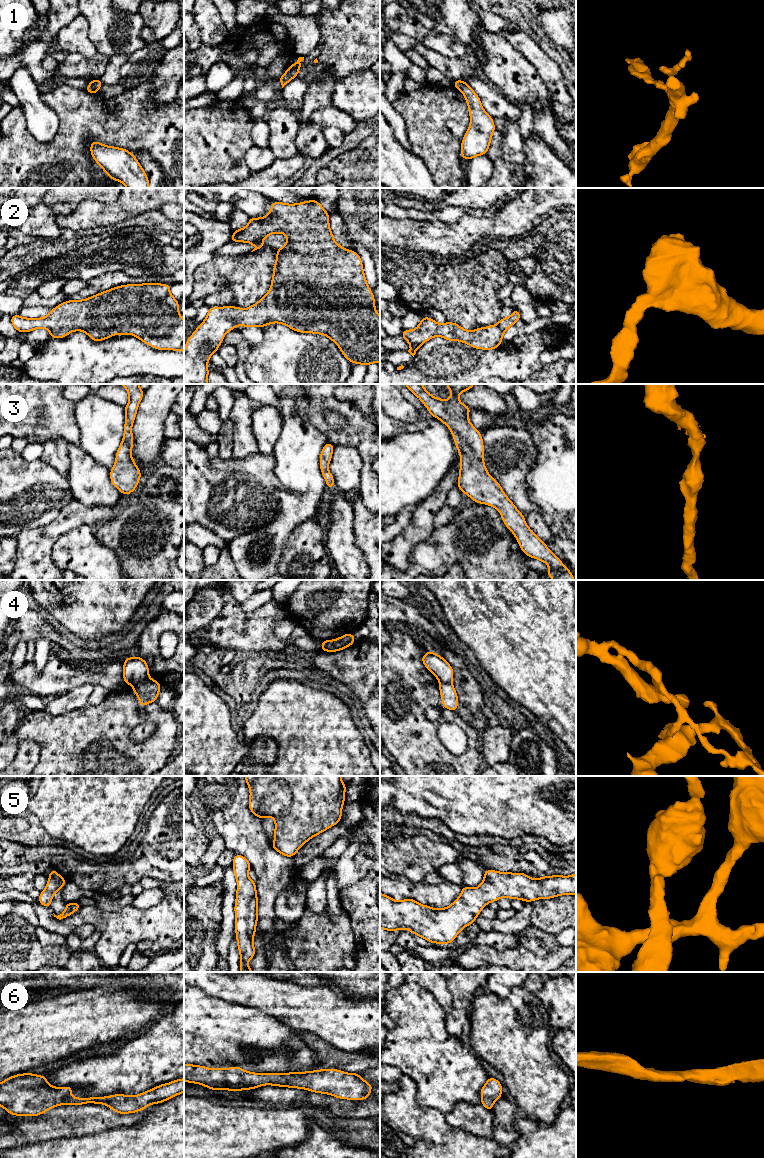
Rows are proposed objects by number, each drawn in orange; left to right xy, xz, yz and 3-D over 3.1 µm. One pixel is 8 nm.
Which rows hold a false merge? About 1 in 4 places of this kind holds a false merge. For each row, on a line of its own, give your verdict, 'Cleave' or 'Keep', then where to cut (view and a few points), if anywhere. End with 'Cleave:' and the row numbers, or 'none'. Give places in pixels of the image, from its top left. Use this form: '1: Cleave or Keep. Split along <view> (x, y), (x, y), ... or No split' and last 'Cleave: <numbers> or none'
1: Cleave. Split along xy (90, 82), (97, 90)
2: Keep. No split
3: Keep. No split
4: Cleave. Split along xy (147, 676), (133, 685)
5: Keep. No split
6: Keep. No split
Cleave: 1, 4

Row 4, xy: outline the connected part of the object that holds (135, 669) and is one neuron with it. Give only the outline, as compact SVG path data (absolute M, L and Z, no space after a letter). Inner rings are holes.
M129 657L124 659L123 679L128 685L135 685L148 677L149 667L147 662L137 657Z

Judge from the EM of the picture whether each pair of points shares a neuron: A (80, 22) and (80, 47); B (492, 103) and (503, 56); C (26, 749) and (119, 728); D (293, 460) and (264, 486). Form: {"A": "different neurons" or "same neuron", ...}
{"A": "same neuron", "B": "different neurons", "C": "different neurons", "D": "different neurons"}

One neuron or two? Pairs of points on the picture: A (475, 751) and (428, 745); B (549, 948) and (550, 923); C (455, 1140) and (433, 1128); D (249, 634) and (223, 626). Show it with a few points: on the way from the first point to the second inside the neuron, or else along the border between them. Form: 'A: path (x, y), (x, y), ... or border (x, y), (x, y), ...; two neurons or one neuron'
A: path (463, 760), (443, 760), (440, 757); one neuron
B: border (530, 924), (553, 935); two neurons
C: border (450, 1127), (447, 1139), (443, 1143), (431, 1142); two neurons
D: path (244, 627), (230, 627); one neuron

